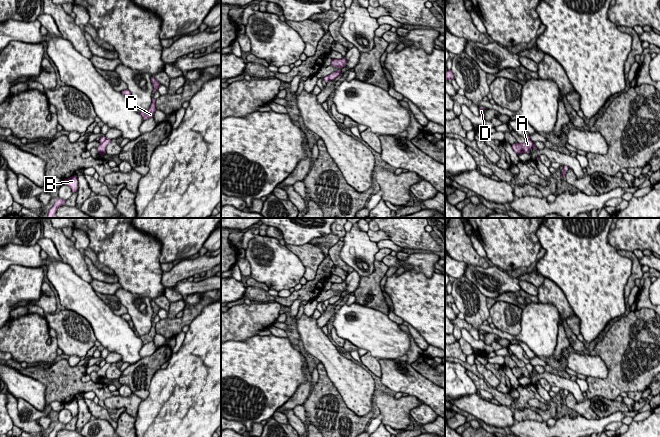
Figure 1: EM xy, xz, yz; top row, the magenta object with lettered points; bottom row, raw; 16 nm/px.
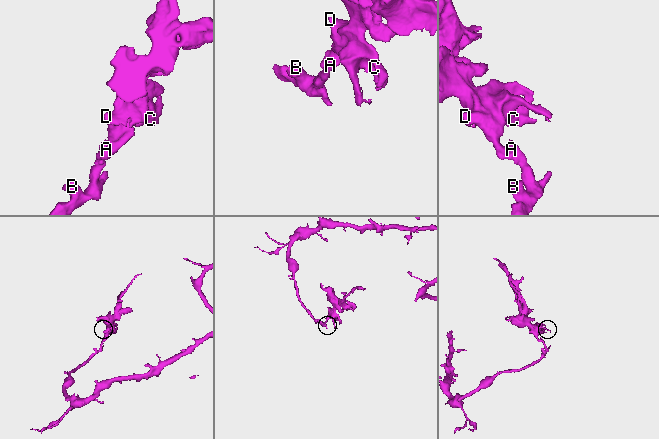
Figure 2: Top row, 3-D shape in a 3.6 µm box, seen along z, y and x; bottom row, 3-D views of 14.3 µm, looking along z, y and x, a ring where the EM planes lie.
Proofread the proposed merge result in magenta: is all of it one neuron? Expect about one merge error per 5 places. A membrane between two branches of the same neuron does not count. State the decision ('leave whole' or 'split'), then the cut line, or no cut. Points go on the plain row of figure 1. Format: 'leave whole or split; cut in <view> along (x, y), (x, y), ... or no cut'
split; cut in xy along (106, 363), (100, 368)

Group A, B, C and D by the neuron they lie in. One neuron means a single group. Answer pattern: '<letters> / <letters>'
A C D / B

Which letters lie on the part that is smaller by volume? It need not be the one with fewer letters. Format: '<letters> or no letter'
A, C, D

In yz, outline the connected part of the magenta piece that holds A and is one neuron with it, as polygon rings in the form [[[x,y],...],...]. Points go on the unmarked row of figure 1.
[[[526,364],[524,367],[515,367],[512,369],[513,375],[519,379],[521,377],[530,377],[530,373],[533,370],[531,364]]]

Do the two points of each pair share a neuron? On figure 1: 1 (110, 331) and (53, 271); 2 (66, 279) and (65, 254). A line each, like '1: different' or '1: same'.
1: same
2: different

